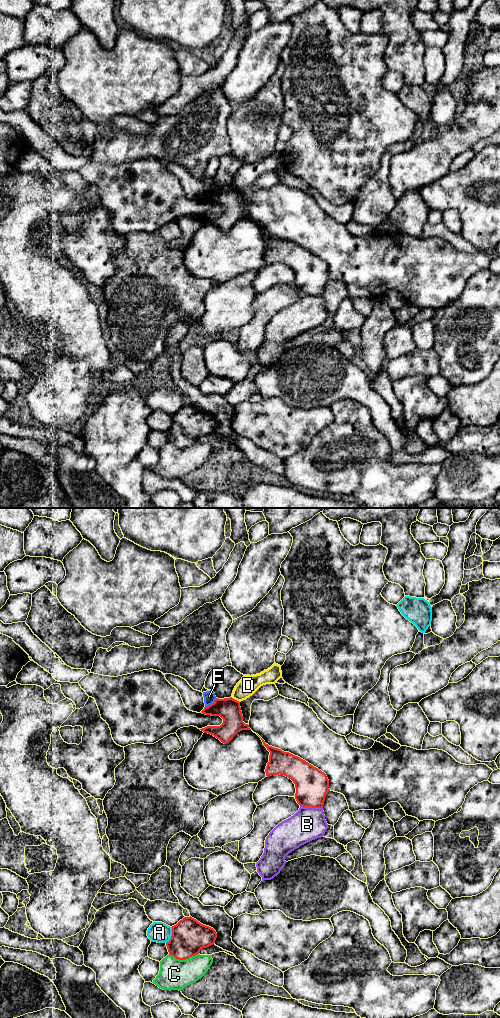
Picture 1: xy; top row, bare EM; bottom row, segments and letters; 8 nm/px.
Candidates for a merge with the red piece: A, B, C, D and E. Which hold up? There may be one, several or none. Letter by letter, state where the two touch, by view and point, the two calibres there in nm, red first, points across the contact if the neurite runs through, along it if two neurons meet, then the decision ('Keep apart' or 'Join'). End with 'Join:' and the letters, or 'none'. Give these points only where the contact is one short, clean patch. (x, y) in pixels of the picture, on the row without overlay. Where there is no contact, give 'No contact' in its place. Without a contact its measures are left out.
A: Touches red at xy (172, 423). Thickness 280 nm (red) against 160 nm. Keep apart
B: Touches red at xy (311, 294). Thickness 280 nm (red) against 260 nm. Keep apart
C: Touches red at xy (183, 447). Thickness 280 nm (red) against 240 nm. Boundary: xy (198, 441), (185, 447), (176, 447), (169, 443). Keep apart
D: Touches red at xy (234, 187). Thickness 180 nm (red) against 160 nm. Boundary: xy (231, 184), (239, 190). Keep apart
E: Touches red at xy (212, 191). Thickness 180 nm (red) against 100 nm. Boundary: xy (216, 186), (205, 195). Keep apart
Join: none

